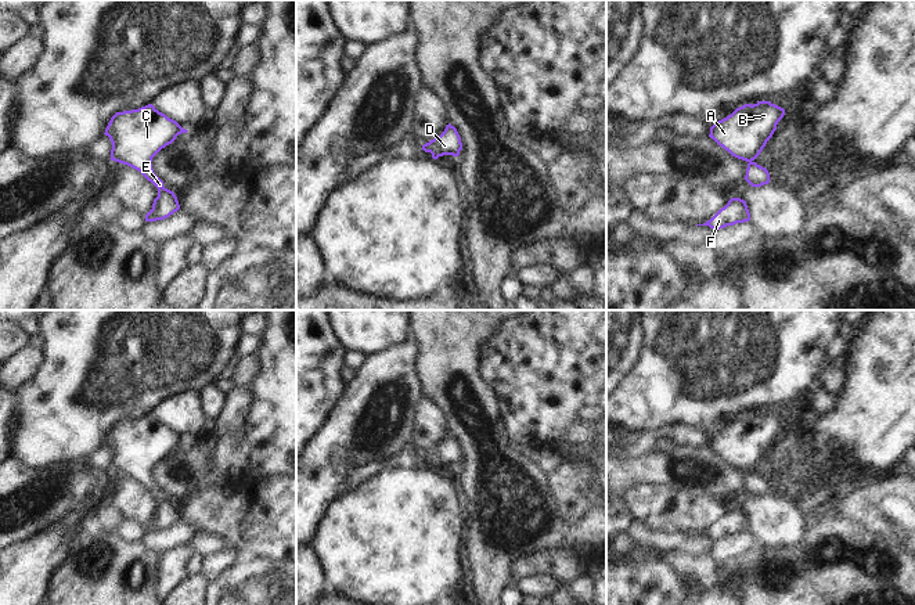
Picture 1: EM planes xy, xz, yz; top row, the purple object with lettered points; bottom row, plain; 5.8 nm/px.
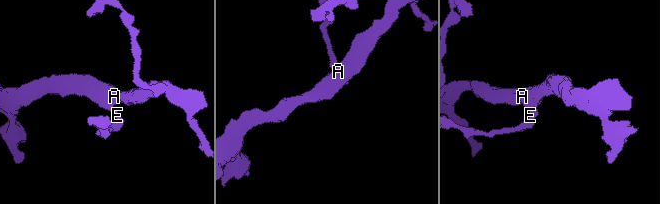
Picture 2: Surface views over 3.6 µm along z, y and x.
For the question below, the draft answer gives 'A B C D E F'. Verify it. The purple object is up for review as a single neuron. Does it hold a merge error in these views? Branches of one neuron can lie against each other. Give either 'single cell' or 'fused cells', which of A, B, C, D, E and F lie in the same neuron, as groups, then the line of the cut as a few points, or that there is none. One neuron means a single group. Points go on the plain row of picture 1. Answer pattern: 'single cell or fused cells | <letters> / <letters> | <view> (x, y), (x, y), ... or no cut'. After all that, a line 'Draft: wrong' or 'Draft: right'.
single cell | A B C D E F | no cut
Draft: right

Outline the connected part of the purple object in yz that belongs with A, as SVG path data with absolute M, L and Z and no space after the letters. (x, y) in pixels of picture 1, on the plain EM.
M759 411L736 418L710 437L710 449L732 467L748 472L745 490L752 497L770 493L768 480L757 475L754 469L772 447L783 425L783 418L770 411Z

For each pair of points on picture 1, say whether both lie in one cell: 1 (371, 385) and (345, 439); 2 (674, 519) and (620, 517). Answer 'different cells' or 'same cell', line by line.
1: same cell
2: different cells

